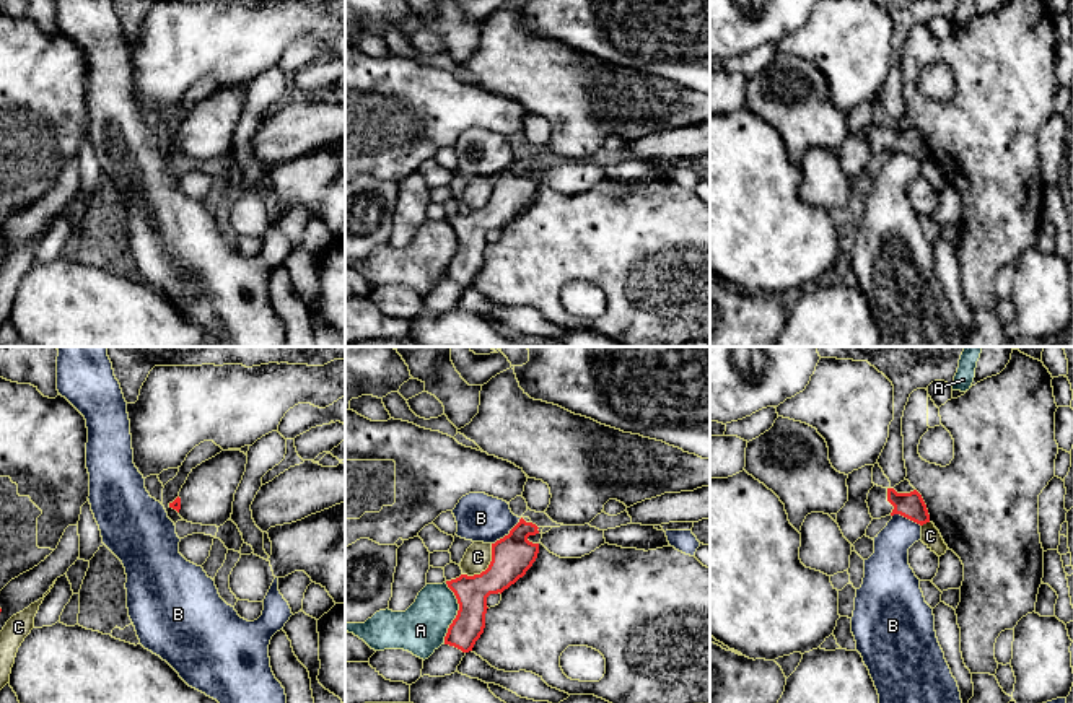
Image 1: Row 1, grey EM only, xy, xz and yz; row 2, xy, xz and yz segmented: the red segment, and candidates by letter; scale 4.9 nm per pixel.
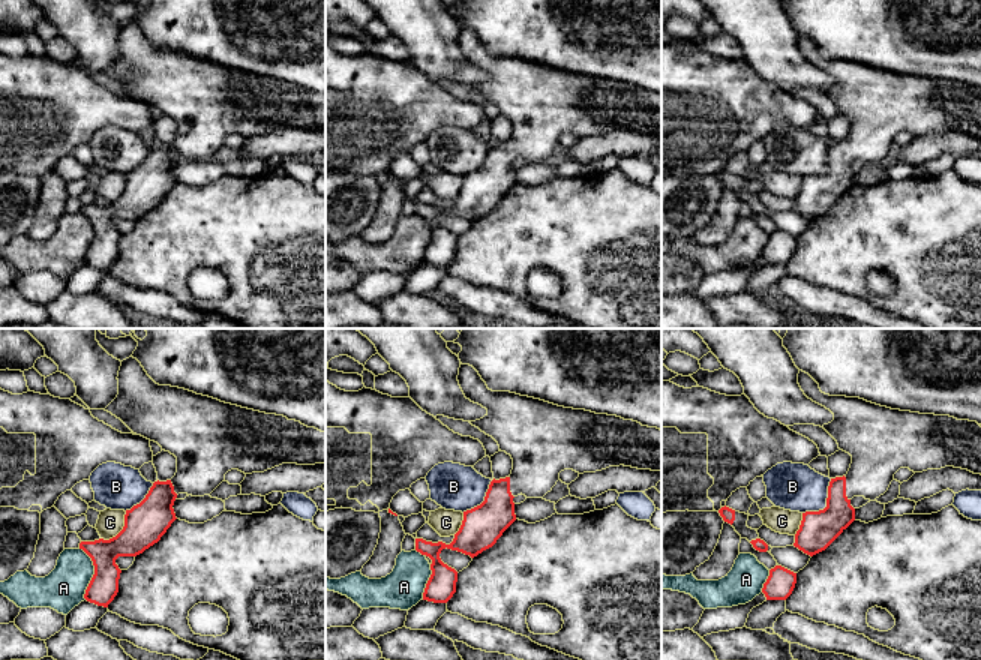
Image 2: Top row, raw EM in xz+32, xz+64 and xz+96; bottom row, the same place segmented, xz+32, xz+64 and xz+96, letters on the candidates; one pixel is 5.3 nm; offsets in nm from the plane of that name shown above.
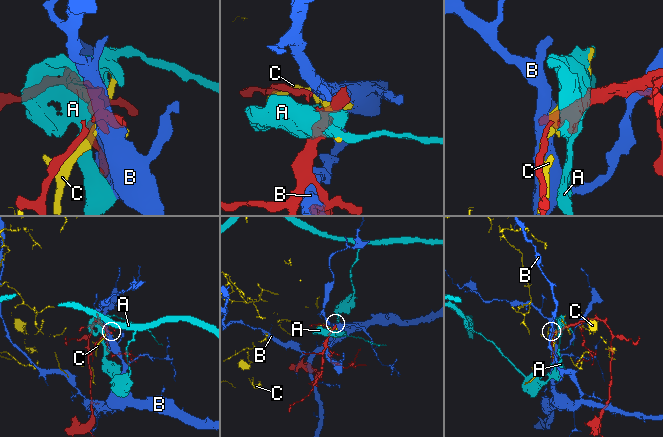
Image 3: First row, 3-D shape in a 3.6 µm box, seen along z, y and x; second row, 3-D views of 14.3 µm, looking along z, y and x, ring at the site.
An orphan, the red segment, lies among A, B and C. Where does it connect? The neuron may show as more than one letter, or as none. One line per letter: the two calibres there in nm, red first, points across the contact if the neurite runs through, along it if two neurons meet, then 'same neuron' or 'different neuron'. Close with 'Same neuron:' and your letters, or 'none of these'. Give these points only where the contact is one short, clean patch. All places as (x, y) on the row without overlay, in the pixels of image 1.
A: 160/240 nm | different neuron
B: 200/240 nm | different neuron
C: 200/130 nm | different neuron
Same neuron: none of these

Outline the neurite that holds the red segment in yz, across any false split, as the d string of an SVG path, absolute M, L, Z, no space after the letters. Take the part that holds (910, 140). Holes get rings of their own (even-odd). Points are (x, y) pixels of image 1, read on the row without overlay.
M874 120L868 129L866 138L873 155L900 150L920 161L930 158L926 140L917 125L897 129L894 124Z

